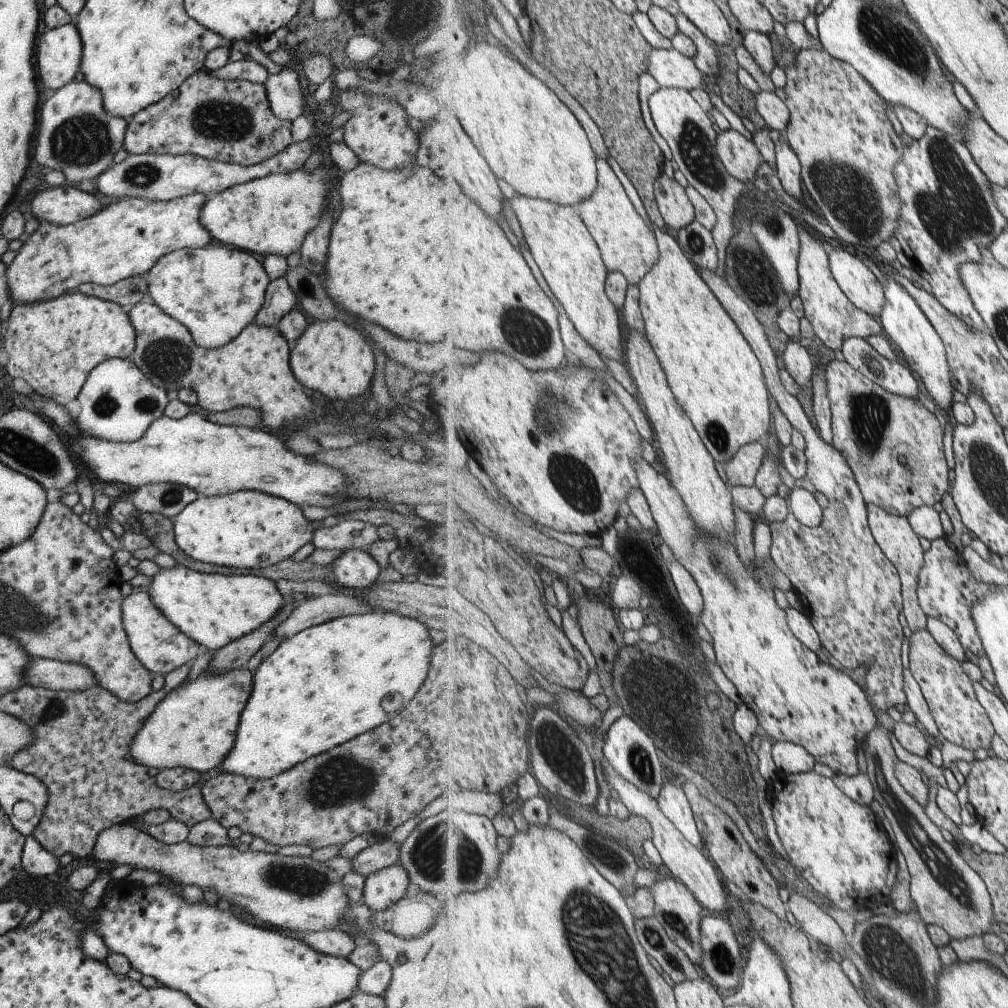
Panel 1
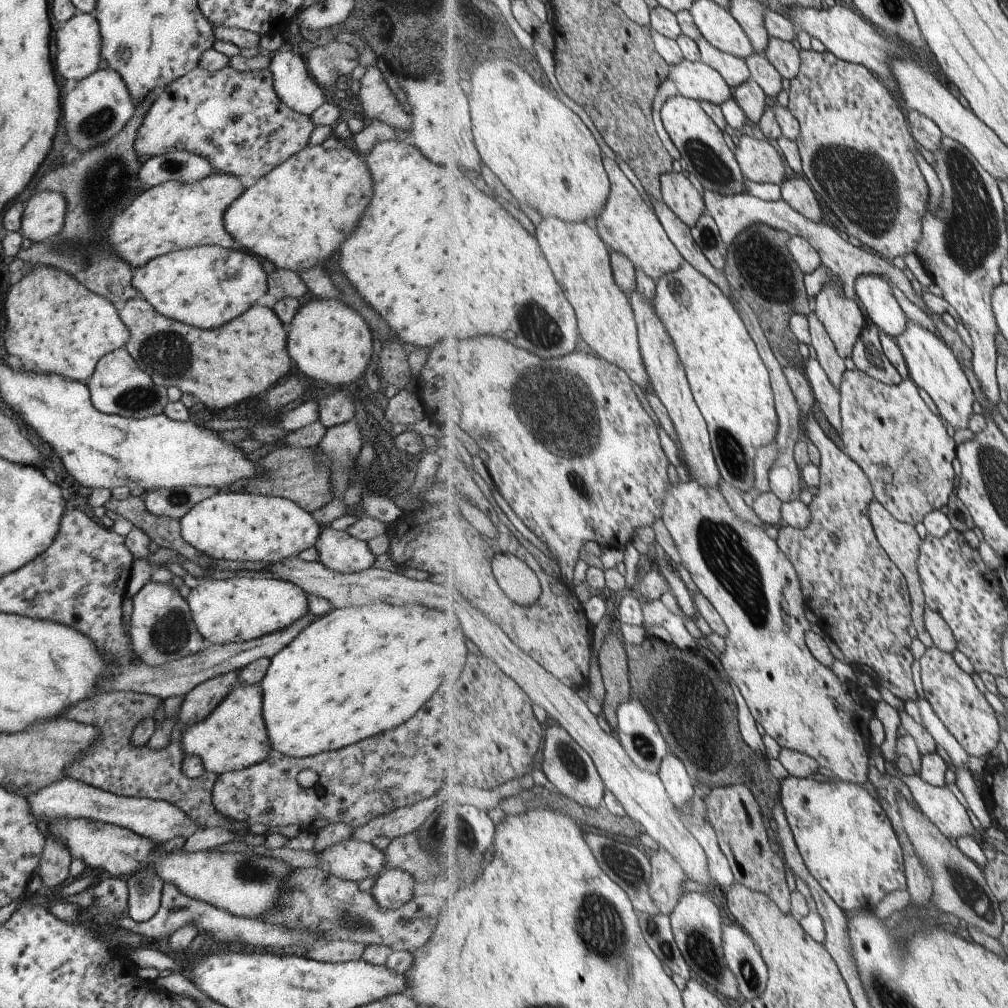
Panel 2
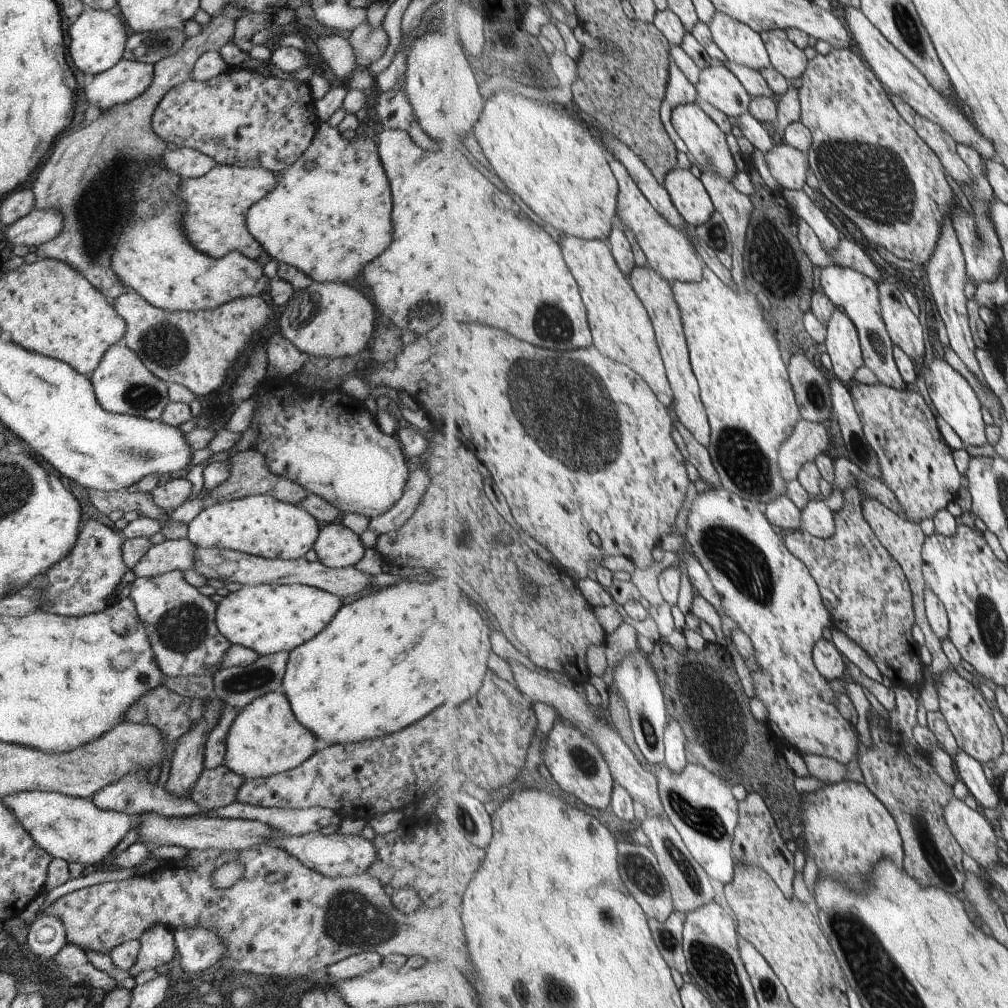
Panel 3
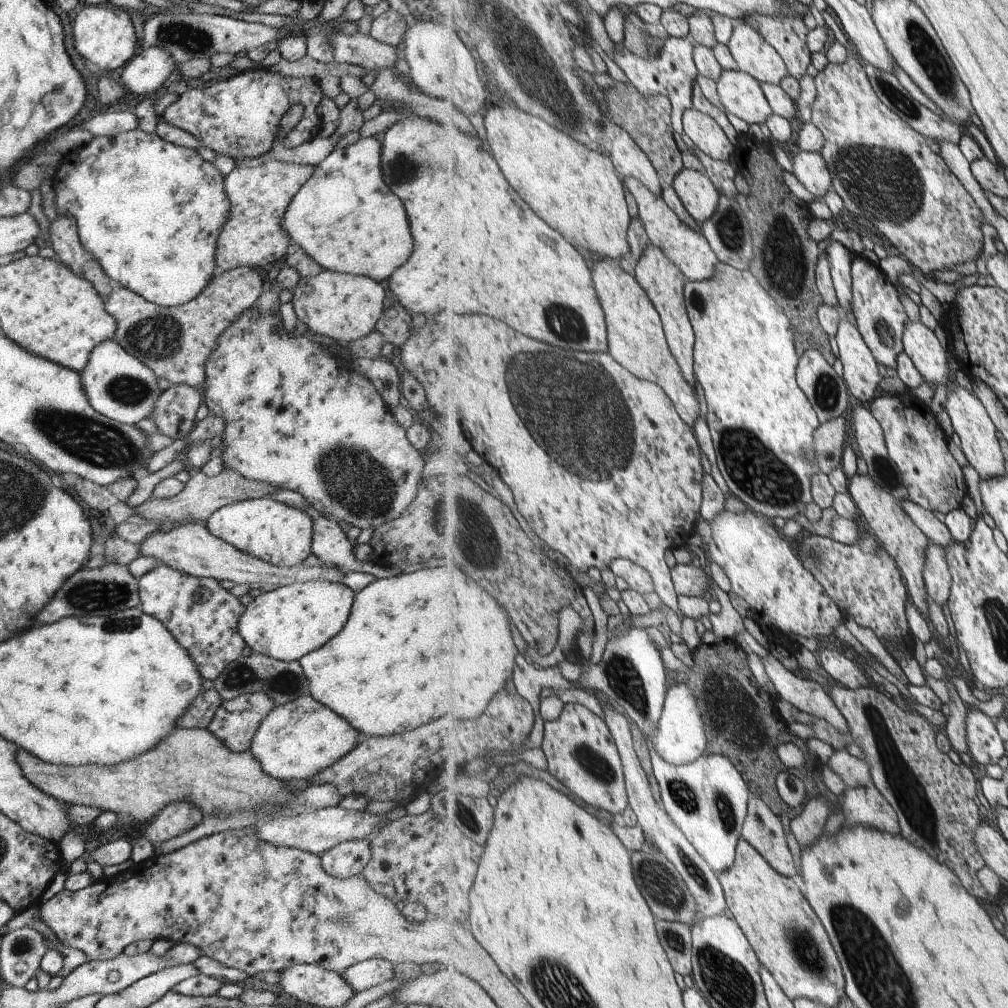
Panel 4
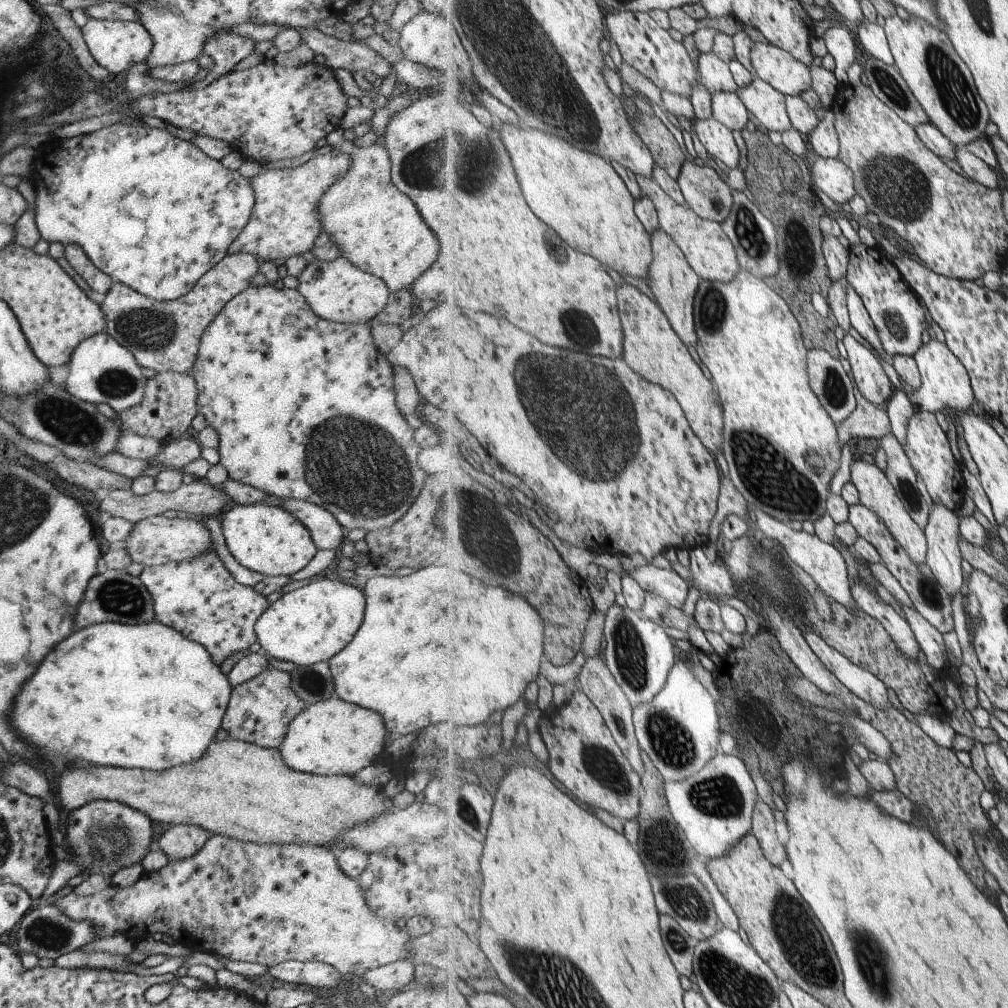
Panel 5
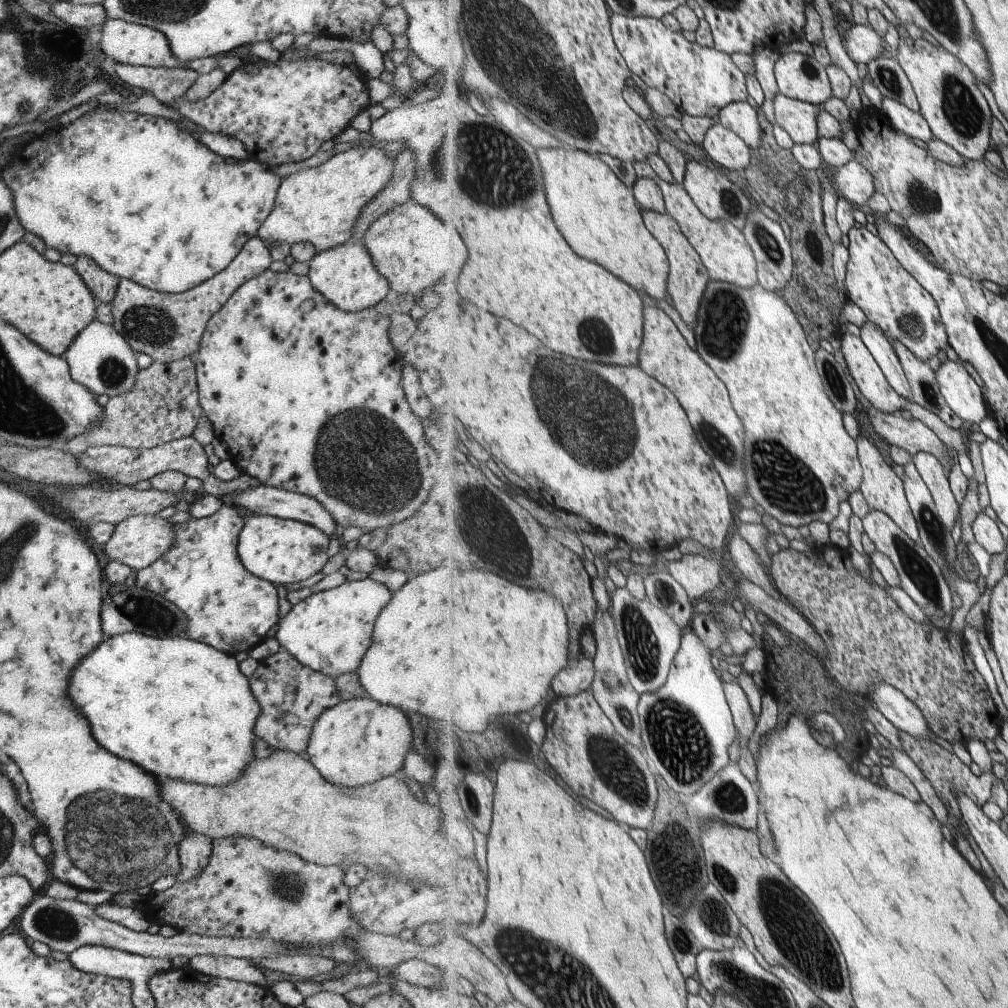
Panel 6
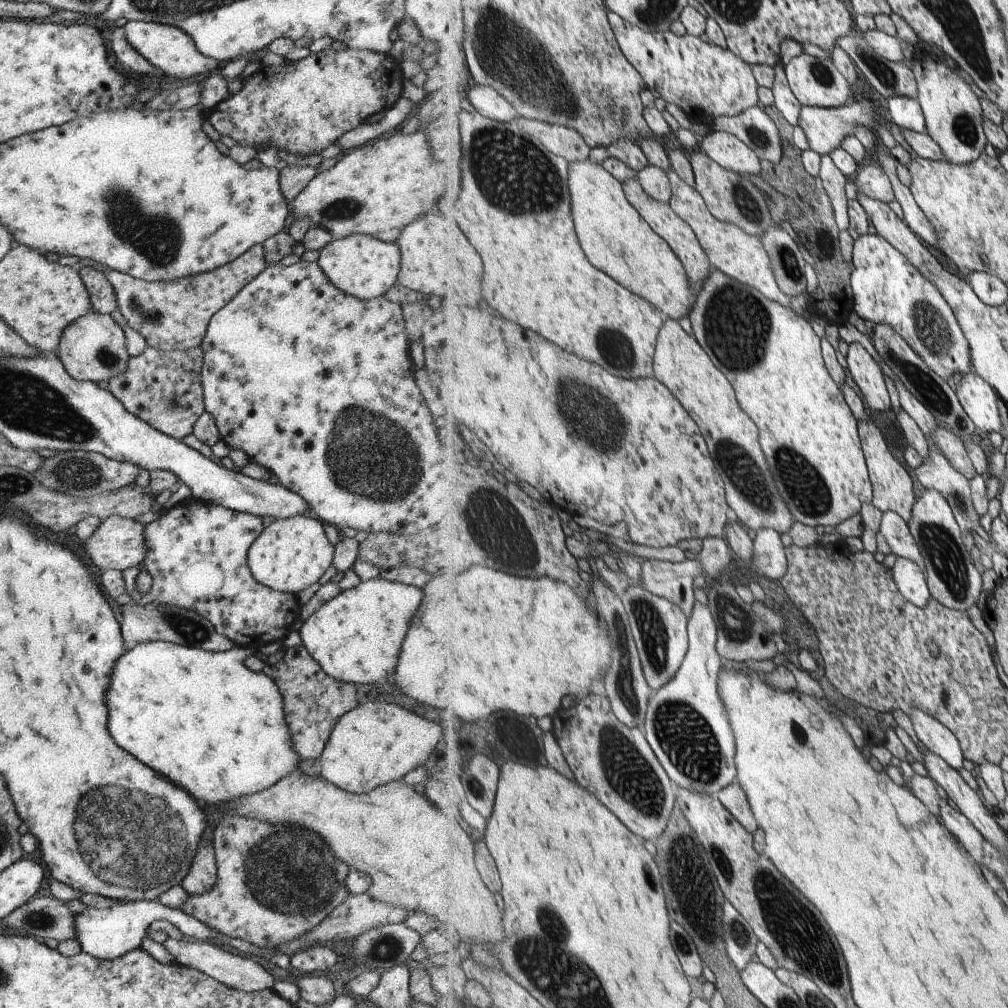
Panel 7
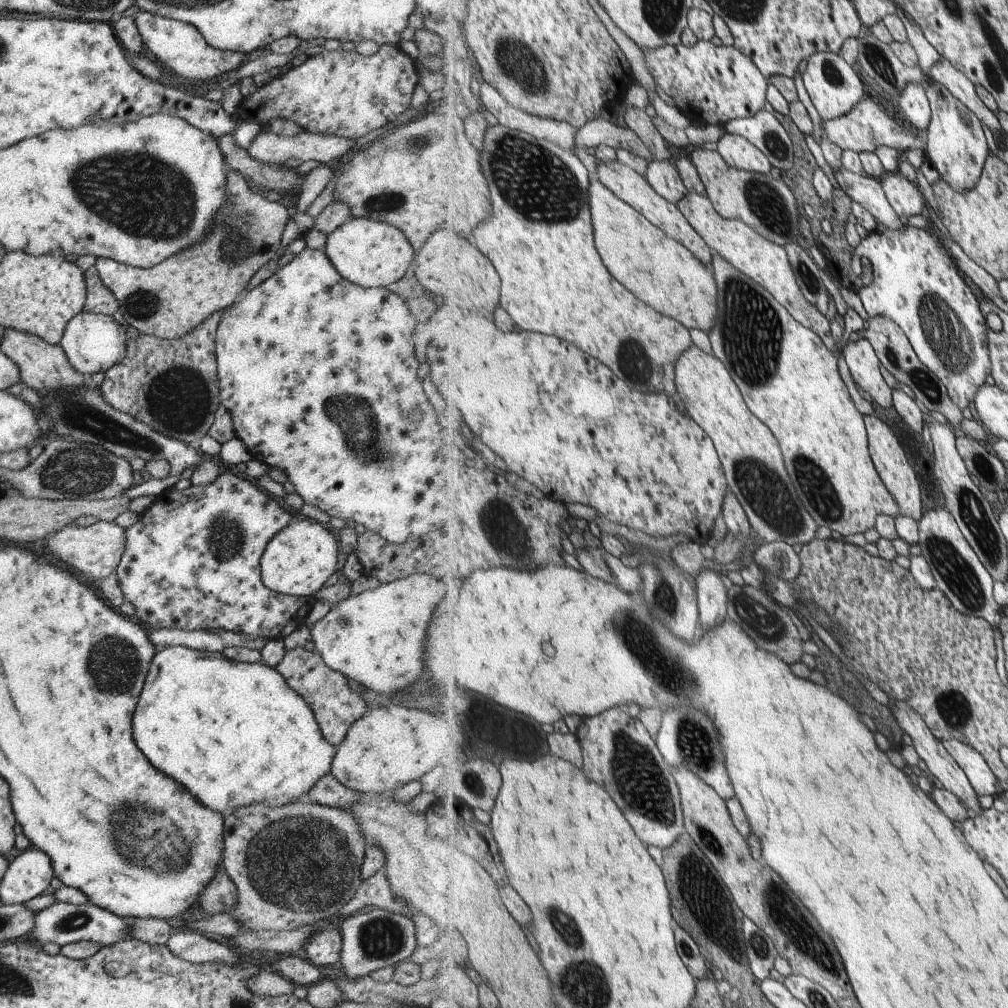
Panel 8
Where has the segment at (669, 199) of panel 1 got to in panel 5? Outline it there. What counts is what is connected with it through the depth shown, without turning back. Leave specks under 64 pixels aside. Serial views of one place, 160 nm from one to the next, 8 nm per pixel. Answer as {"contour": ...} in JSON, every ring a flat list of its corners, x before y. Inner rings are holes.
{"contour":[[685,161,677,181,687,205,701,218,720,223,729,218,734,205,734,190,715,165,706,161]]}

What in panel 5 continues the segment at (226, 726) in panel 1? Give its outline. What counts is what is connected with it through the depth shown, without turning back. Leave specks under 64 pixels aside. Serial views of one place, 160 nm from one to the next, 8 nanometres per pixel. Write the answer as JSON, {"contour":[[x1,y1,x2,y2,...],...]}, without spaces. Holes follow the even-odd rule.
{"contour":[[331,697,307,705,299,714,296,714,289,723,277,750,281,753,284,763,293,770,316,775,347,775,349,777,359,772,361,768,375,764,373,760,381,754,384,748,383,742,385,742,385,728,377,712]]}

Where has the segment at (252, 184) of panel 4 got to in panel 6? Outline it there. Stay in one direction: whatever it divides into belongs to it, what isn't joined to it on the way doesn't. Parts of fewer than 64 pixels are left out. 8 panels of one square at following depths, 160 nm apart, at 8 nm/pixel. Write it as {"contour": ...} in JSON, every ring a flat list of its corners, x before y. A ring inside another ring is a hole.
{"contour":[[359,144,353,145,345,152,332,155,319,166,281,179,274,198,274,207,253,237,259,237,269,248,281,242,291,245,298,242,310,242,317,253,342,245,347,240,351,241,350,237,360,218,361,209,388,184,392,177,394,162,395,158,390,157,383,148,373,146,366,148]]}

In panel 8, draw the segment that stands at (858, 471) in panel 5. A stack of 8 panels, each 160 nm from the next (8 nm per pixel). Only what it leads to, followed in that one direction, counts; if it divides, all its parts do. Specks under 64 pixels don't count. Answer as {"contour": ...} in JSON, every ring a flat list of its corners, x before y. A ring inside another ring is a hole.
{"contour":[[873,414,865,415,864,419,868,428,870,454,872,455,873,462,876,464,877,470,880,472,881,478,900,504,902,514,920,521,925,514,924,494,921,486,919,486,919,480,917,480,917,474,915,474,913,466,909,466,907,452,905,452,901,440,899,440,899,436,895,436,895,432,881,418,877,418]]}

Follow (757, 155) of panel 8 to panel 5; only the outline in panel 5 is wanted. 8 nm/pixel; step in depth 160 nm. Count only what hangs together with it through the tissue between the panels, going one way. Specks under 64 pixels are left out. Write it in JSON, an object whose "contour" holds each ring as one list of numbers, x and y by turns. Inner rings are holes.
{"contour":[[715,118,701,119,697,122,696,133,705,148,705,153,709,153,717,163,729,169,739,166,741,152,735,142,733,130]]}

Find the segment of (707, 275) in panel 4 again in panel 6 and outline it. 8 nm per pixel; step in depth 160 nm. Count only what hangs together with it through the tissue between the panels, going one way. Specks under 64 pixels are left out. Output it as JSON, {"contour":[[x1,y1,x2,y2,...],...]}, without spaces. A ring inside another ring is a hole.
{"contour":[[636,162,634,170,638,178,653,178,659,184,666,204,666,213,681,226,683,234,701,256,709,276,714,281,731,283,741,288,753,288,755,284,760,284,759,274,757,274,757,258,753,254,753,248,747,244,743,231,729,221,707,218,682,185,669,184,660,180,648,162]]}

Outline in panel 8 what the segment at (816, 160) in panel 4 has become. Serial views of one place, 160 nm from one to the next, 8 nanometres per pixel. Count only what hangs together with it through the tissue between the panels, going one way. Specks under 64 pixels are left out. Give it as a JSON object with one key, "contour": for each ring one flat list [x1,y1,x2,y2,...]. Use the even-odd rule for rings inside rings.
{"contour":[[889,172,882,176,881,182,888,199,899,216,911,218,917,214,922,216,926,214,927,202,916,182,907,180,900,173]]}

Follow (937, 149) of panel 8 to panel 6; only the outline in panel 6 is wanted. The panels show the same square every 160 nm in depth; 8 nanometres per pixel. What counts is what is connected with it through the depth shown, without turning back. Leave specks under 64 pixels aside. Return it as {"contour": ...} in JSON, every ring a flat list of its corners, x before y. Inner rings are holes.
{"contour":[[901,36,893,55,905,70,917,94,921,114,929,122,935,137,953,146,966,159,985,159,988,151,993,149,990,134,993,116,979,88,979,80,971,69,930,37,913,39]]}

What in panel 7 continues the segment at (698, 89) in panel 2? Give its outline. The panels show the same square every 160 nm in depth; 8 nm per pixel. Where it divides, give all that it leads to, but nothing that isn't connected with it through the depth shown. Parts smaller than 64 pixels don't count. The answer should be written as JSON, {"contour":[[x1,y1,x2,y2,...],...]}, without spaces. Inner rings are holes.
{"contour":[[868,99,850,101,842,107,802,106,800,126,803,128,805,136,807,136,811,150,818,152,820,155,830,154,835,149,843,146,848,137,855,136,858,127,874,130,877,124,884,124,884,121,879,116,875,104]]}

